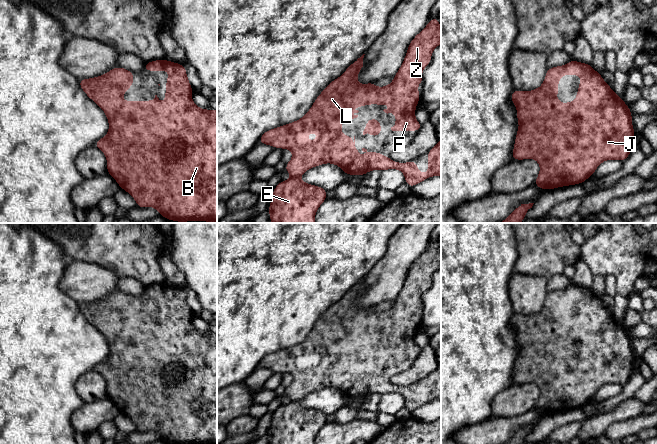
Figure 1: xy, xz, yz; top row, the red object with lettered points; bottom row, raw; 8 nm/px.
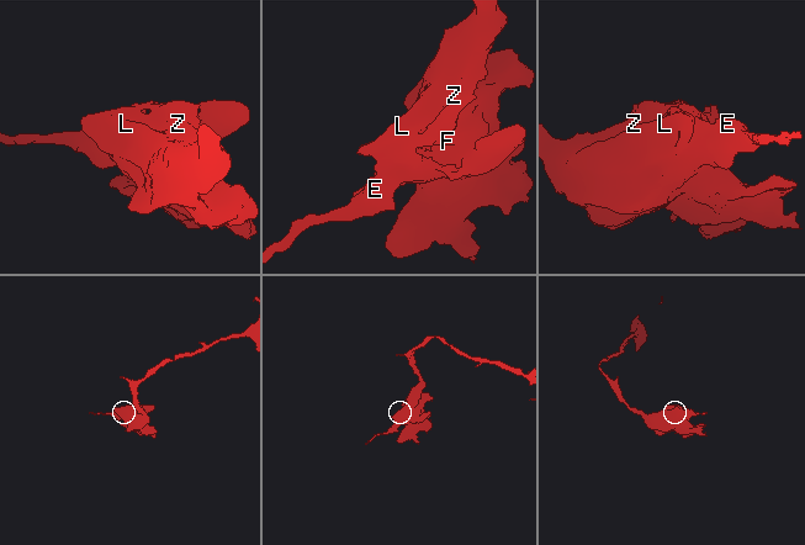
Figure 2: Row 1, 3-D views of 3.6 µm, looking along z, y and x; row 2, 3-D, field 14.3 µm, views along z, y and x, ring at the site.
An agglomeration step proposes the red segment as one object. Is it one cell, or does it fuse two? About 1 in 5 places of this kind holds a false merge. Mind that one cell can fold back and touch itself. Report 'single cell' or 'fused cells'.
single cell

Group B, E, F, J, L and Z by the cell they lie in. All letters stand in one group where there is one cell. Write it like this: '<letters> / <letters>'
B E F J L Z

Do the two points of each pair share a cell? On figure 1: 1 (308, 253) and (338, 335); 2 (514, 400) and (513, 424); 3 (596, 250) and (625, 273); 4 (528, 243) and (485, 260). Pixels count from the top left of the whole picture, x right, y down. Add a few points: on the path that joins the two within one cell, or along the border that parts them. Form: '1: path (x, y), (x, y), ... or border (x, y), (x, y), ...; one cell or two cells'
1: border (346, 292), (324, 312), (314, 326); two cells
2: border (533, 407), (516, 416), (493, 416); two cells
3: path (603, 252), (618, 266); one cell
4: border (513, 233), (517, 249), (515, 271); two cells

